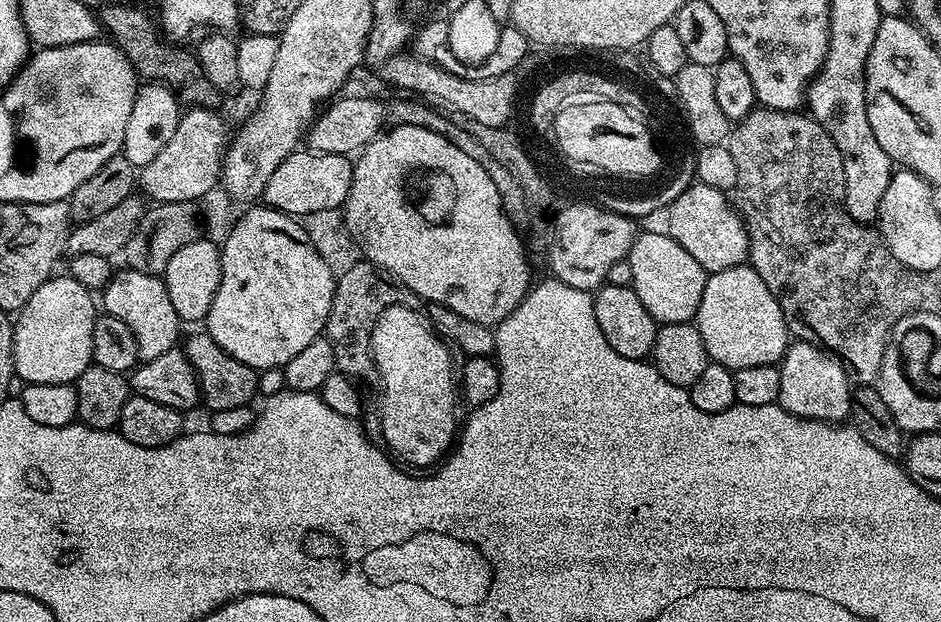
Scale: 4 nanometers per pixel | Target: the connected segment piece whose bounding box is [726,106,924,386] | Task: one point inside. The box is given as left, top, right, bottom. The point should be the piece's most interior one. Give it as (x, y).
(839, 287)

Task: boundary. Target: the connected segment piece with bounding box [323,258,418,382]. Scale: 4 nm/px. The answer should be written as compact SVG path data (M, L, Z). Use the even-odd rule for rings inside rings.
M363 258L357 260L350 270L338 277L328 321L324 324L323 335L327 336L334 346L336 371L352 377L357 382L373 379L376 376L376 363L372 357L374 322L378 322L386 306L415 305L417 300L418 298L409 288L389 278L375 264L370 264Z

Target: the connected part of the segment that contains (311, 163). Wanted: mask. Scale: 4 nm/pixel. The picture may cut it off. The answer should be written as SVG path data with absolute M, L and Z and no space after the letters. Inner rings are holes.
M311 150L291 152L270 174L262 193L265 205L293 218L318 214L318 210L334 210L343 205L350 190L353 161L342 154L322 154ZM304 151L304 152L303 152Z

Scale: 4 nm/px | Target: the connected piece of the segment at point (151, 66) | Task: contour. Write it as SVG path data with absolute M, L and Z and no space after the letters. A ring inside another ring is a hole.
M108 4L99 9L98 19L105 33L109 32L111 43L126 54L132 63L136 75L141 81L154 84L164 84L176 96L181 105L188 108L219 109L222 97L210 78L206 78L204 68L191 51L184 46L169 42L158 31L157 21L148 12L135 8L132 4Z

